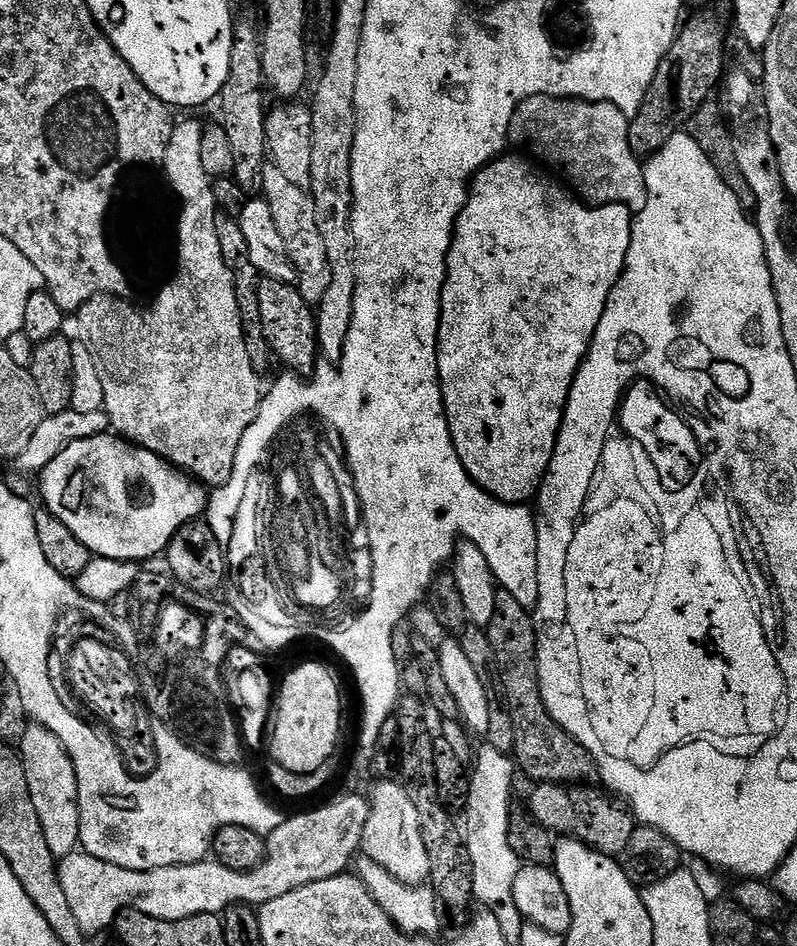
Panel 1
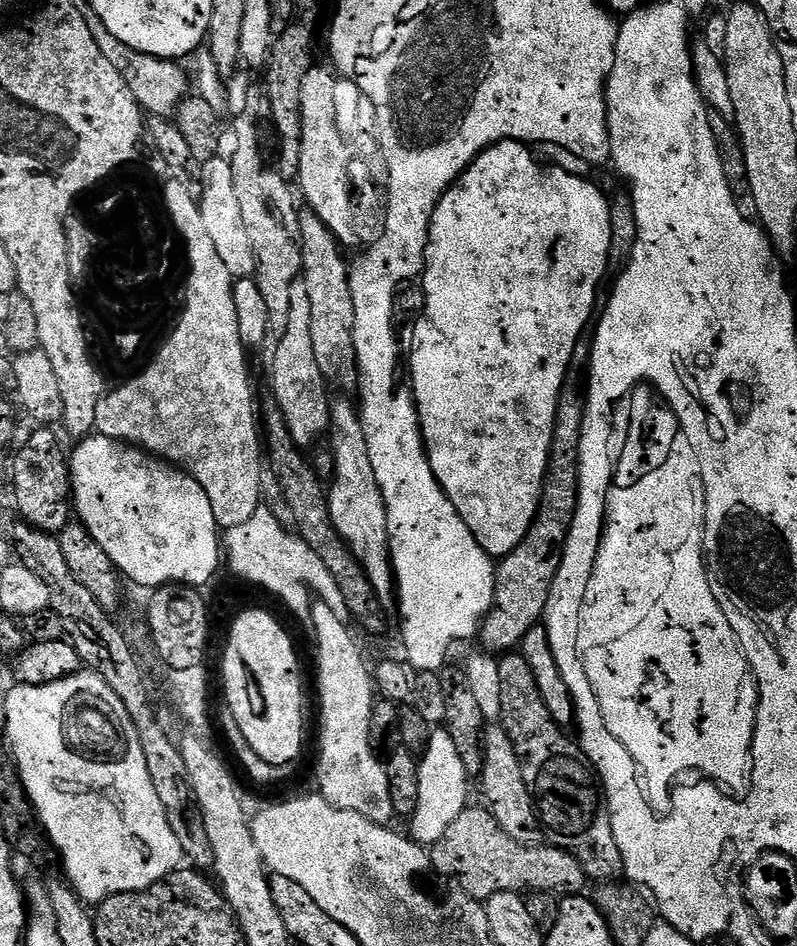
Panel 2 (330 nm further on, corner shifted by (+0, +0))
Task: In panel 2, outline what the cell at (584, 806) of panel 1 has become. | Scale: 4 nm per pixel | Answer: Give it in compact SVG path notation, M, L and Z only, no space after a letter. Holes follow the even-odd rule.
M465 808L458 818L454 818L440 843L431 845L430 864L433 869L440 868L442 875L457 880L467 895L481 902L487 902L494 894L503 892L551 892L563 898L585 891L590 877L571 851L563 847L520 844L502 828L495 815L484 808Z

